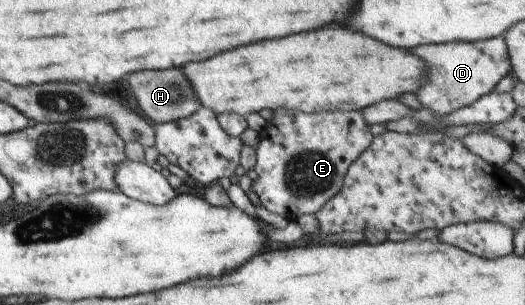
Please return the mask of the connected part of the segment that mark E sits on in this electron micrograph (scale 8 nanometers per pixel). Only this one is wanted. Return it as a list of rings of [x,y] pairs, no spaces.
[[[274,109],[271,119],[258,133],[253,167],[257,178],[252,181],[251,188],[261,206],[289,222],[299,215],[314,214],[341,189],[347,167],[367,149],[371,139],[369,126],[359,111],[308,114]]]

